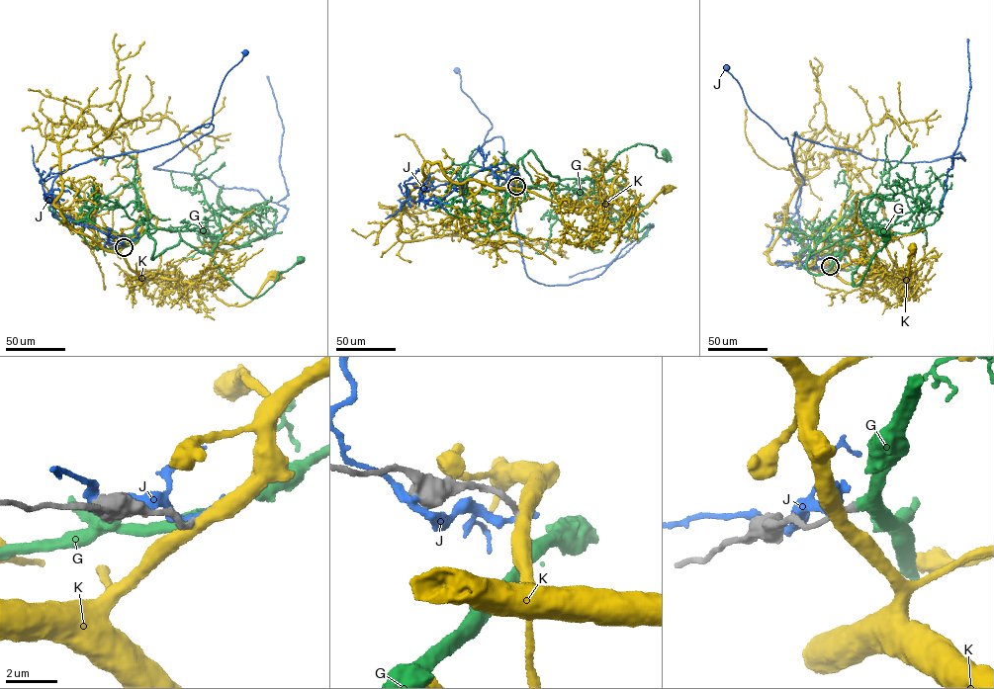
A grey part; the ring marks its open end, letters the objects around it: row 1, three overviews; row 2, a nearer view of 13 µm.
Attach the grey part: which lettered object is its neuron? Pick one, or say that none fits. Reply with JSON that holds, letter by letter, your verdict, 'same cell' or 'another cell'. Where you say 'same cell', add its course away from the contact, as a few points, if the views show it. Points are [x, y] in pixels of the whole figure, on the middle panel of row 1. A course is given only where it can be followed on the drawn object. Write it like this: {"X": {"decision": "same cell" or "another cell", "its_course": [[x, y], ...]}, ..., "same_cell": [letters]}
{"G": {"decision": "same cell", "its_course": [[516, 186], [512, 182], [592, 180], [638, 143], [666, 155]]}, "J": {"decision": "another cell"}, "K": {"decision": "another cell"}, "same_cell": ["G"]}

